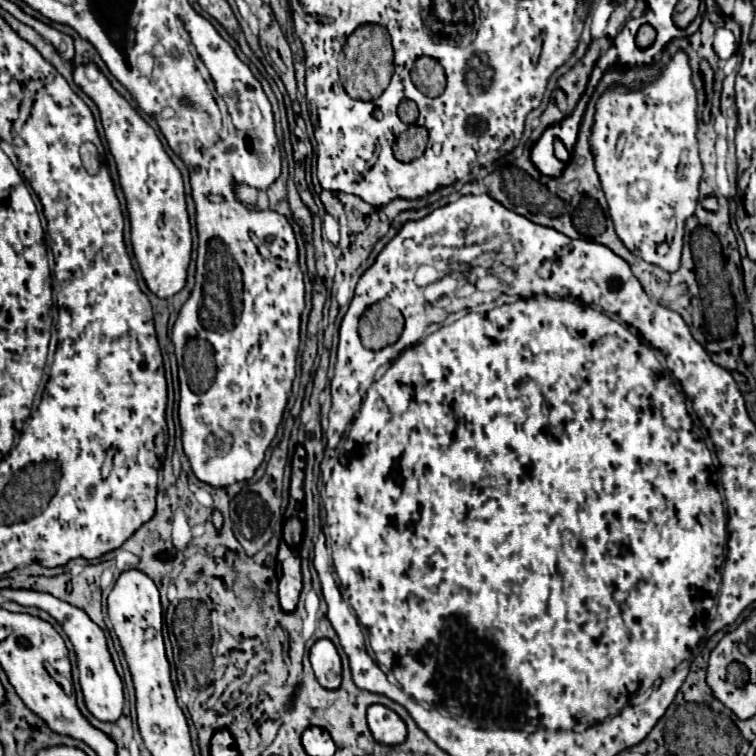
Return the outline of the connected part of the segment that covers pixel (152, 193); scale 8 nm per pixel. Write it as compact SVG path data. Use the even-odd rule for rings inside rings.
M82 72L82 78L76 78L76 84L84 90L86 96L94 100L100 110L104 134L116 160L120 186L126 196L134 256L146 286L158 298L170 298L186 284L186 270L192 252L191 226L186 212L182 174L166 154L154 128L148 126L126 100L122 100L104 74L92 82Z

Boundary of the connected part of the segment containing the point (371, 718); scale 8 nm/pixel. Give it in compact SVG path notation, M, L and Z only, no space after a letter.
M374 704L368 708L368 726L372 736L380 744L402 744L406 740L406 724L404 720L390 708L382 704Z

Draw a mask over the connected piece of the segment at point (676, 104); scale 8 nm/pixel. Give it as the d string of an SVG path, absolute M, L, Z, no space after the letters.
M678 50L654 82L640 84L638 88L626 88L620 84L608 88L596 102L594 124L588 138L594 168L608 200L616 236L632 254L640 256L648 264L660 266L666 272L676 272L680 268L684 224L694 214L698 202L702 164L698 156L696 130L696 88L692 84L692 68L688 54Z

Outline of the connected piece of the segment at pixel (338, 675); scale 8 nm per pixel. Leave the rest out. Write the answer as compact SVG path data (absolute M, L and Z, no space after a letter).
M318 640L312 648L310 648L310 662L312 668L316 672L318 682L328 688L334 690L340 686L342 680L342 664L340 664L340 656L336 646L330 640Z

